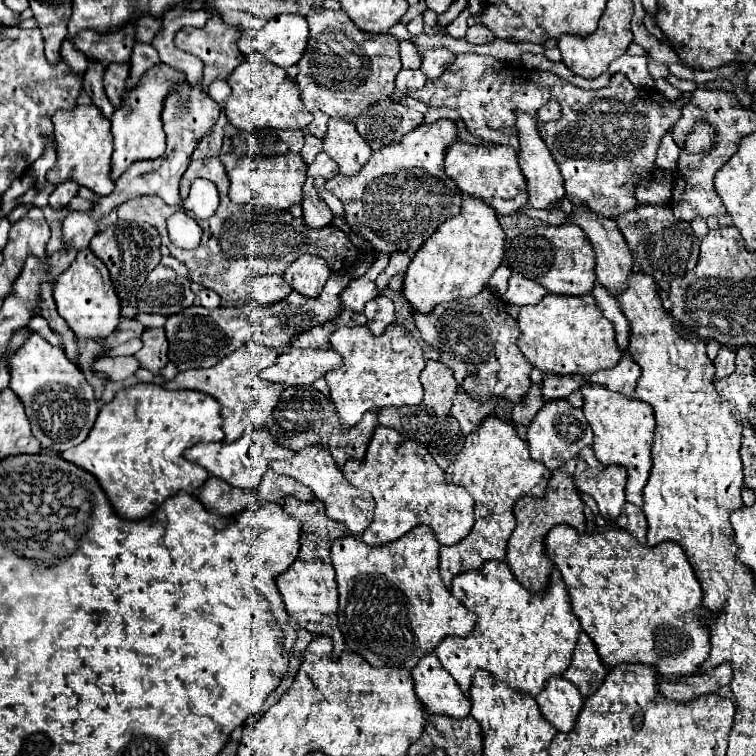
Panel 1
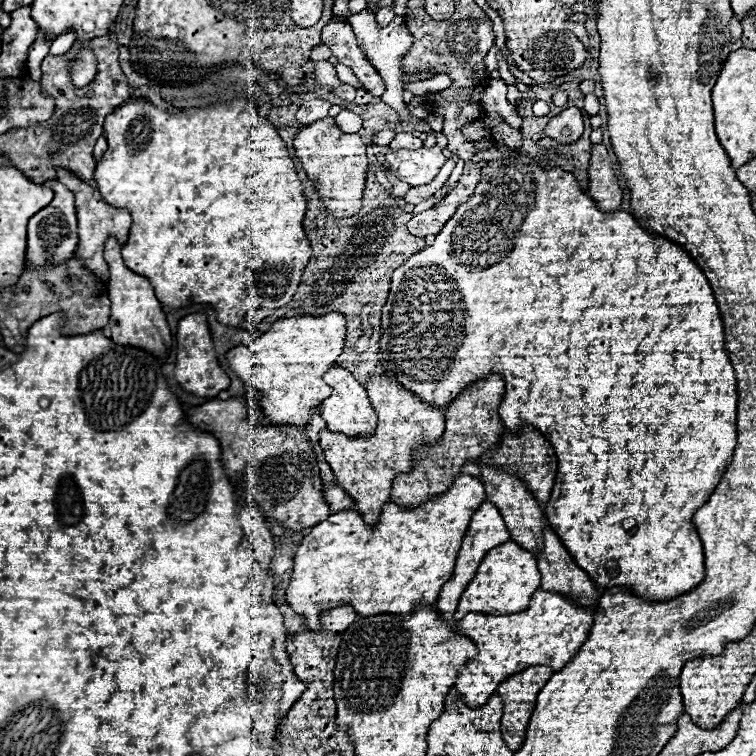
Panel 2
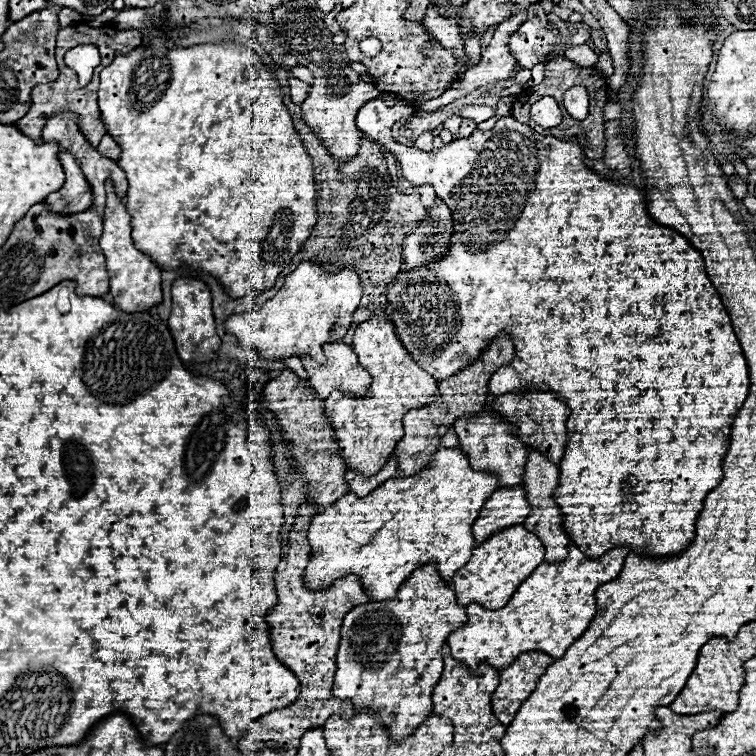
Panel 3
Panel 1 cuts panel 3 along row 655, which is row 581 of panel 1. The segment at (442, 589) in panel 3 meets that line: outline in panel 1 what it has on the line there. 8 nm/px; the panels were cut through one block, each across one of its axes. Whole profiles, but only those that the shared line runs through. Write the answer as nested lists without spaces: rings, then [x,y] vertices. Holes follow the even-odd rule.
[[[414,526],[402,538],[388,546],[368,546],[360,538],[344,536],[336,538],[330,548],[332,566],[336,570],[336,582],[340,592],[338,626],[344,634],[346,648],[360,654],[372,666],[400,666],[412,670],[416,662],[430,650],[434,650],[446,636],[466,636],[476,624],[476,614],[456,600],[444,586],[438,574],[438,540],[428,526]]]

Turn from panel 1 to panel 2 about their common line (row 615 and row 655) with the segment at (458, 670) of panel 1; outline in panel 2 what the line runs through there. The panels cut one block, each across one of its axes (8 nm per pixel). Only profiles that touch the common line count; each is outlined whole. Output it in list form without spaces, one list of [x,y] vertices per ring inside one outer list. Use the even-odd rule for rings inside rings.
[[[536,590],[530,598],[530,606],[524,612],[508,616],[488,616],[470,612],[460,624],[458,632],[472,638],[478,646],[478,654],[460,668],[456,676],[456,690],[468,700],[470,708],[480,708],[498,688],[504,678],[524,672],[530,666],[542,664],[554,670],[564,668],[584,644],[594,622],[594,610],[568,600],[568,596],[550,590]]]

